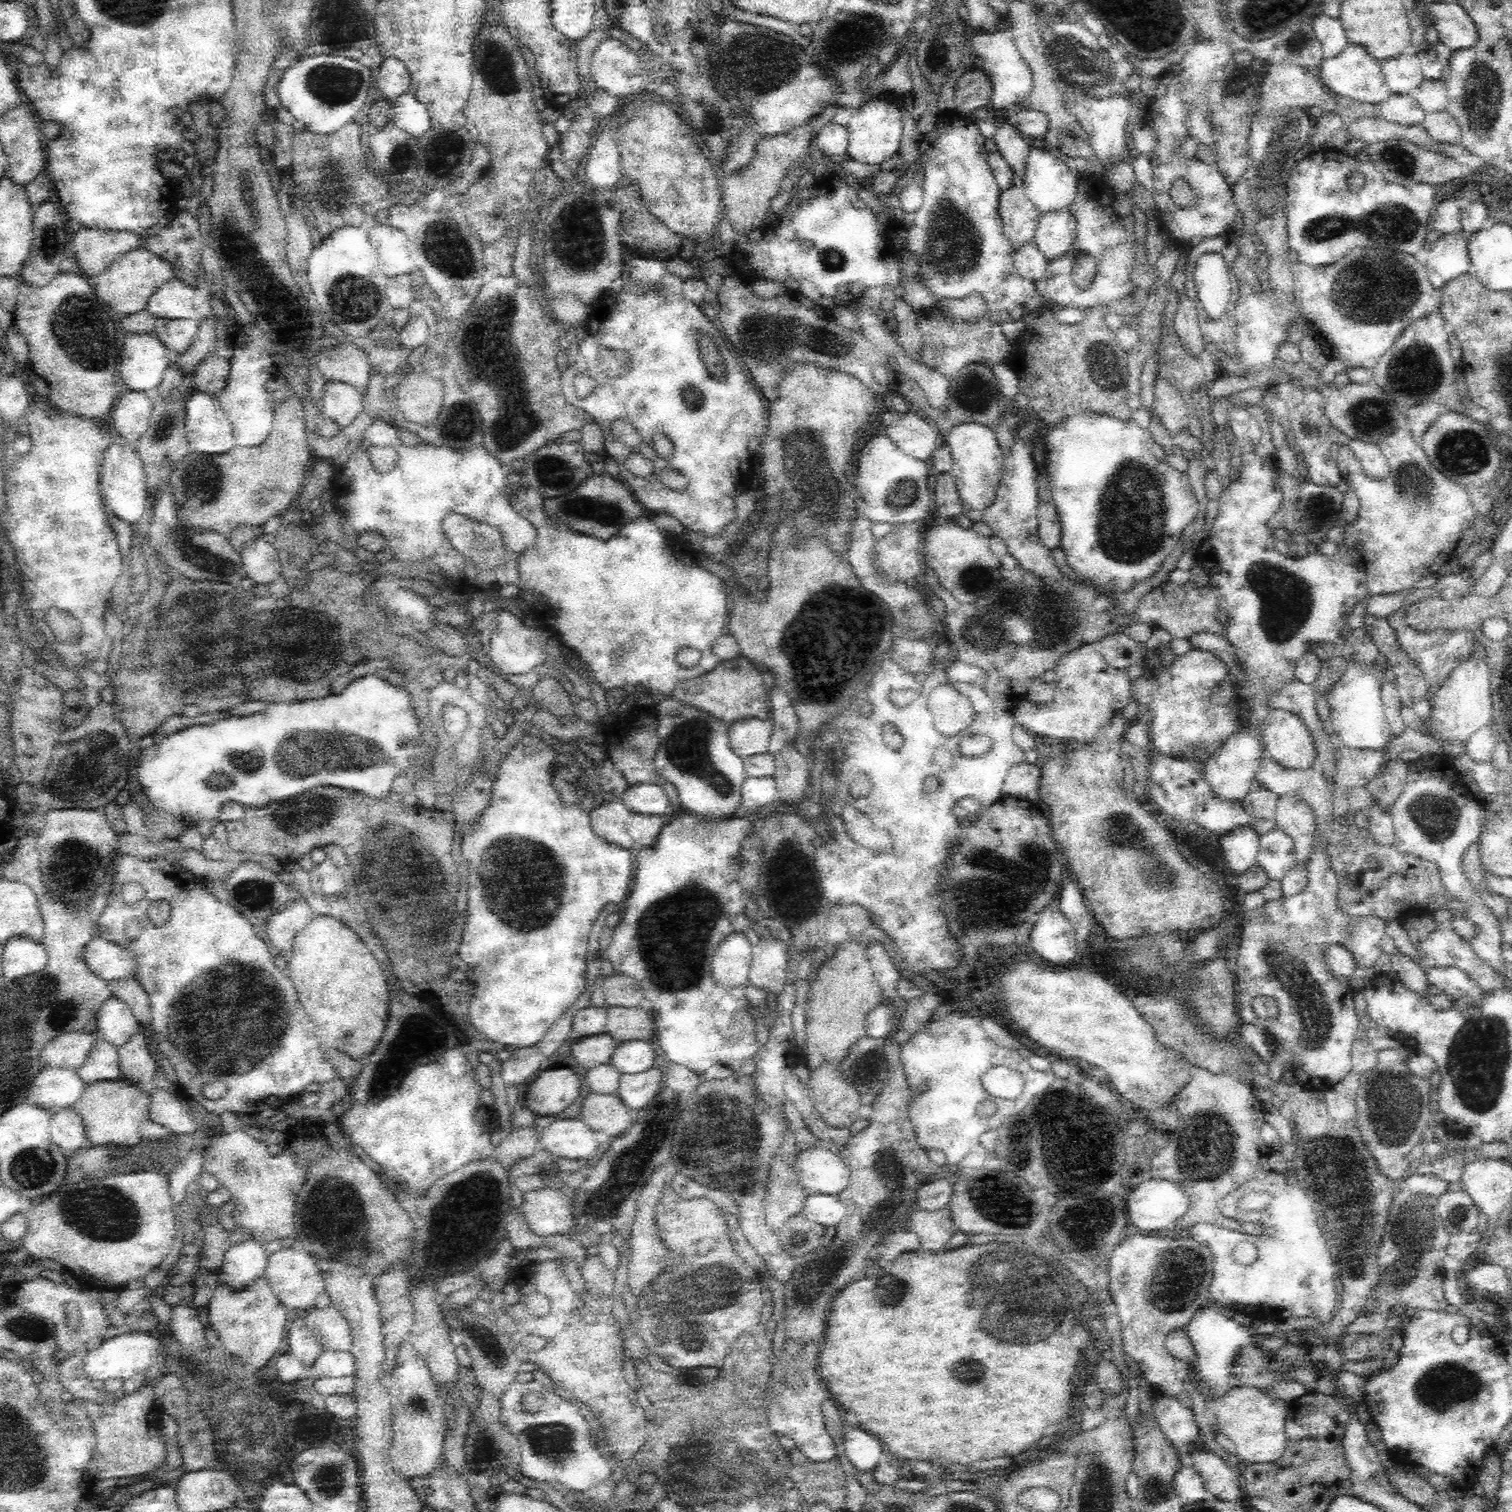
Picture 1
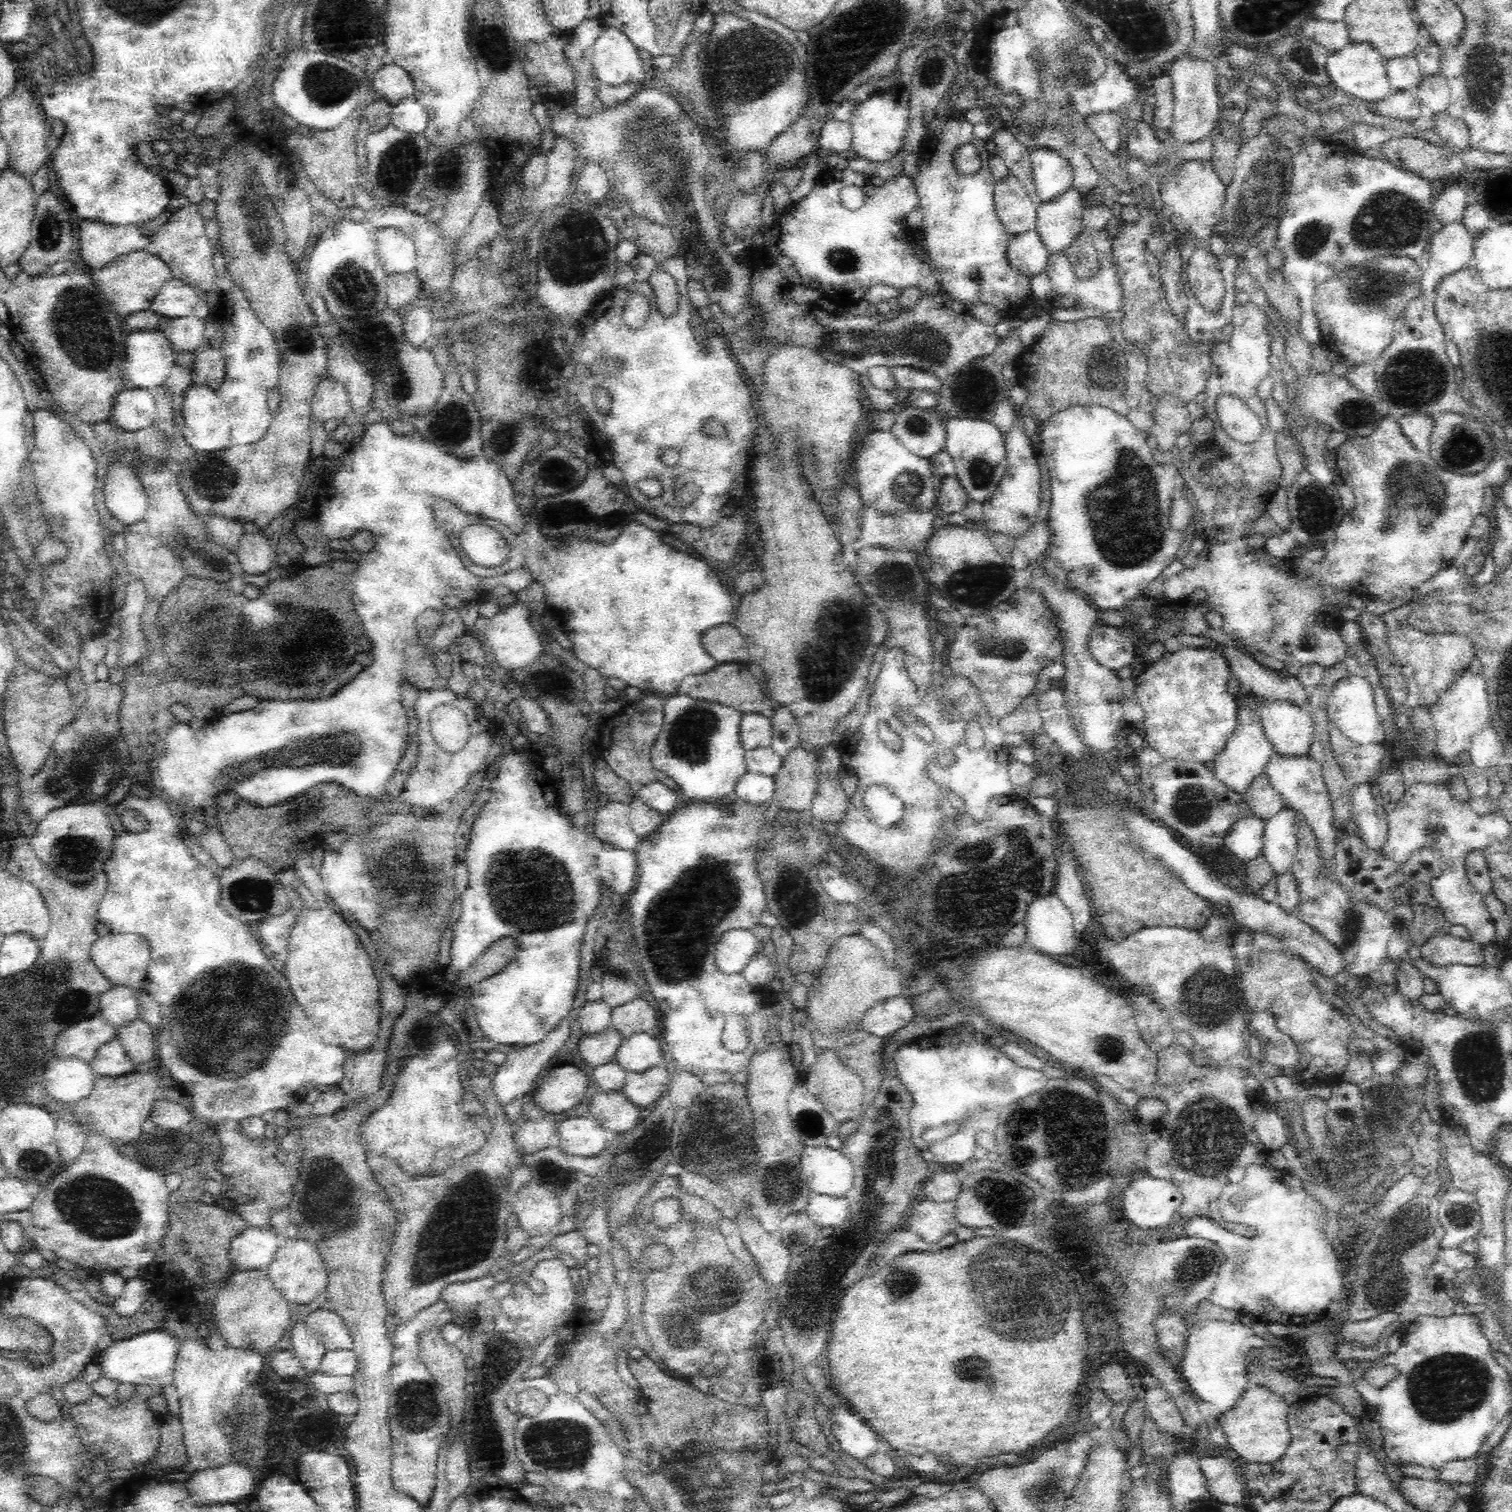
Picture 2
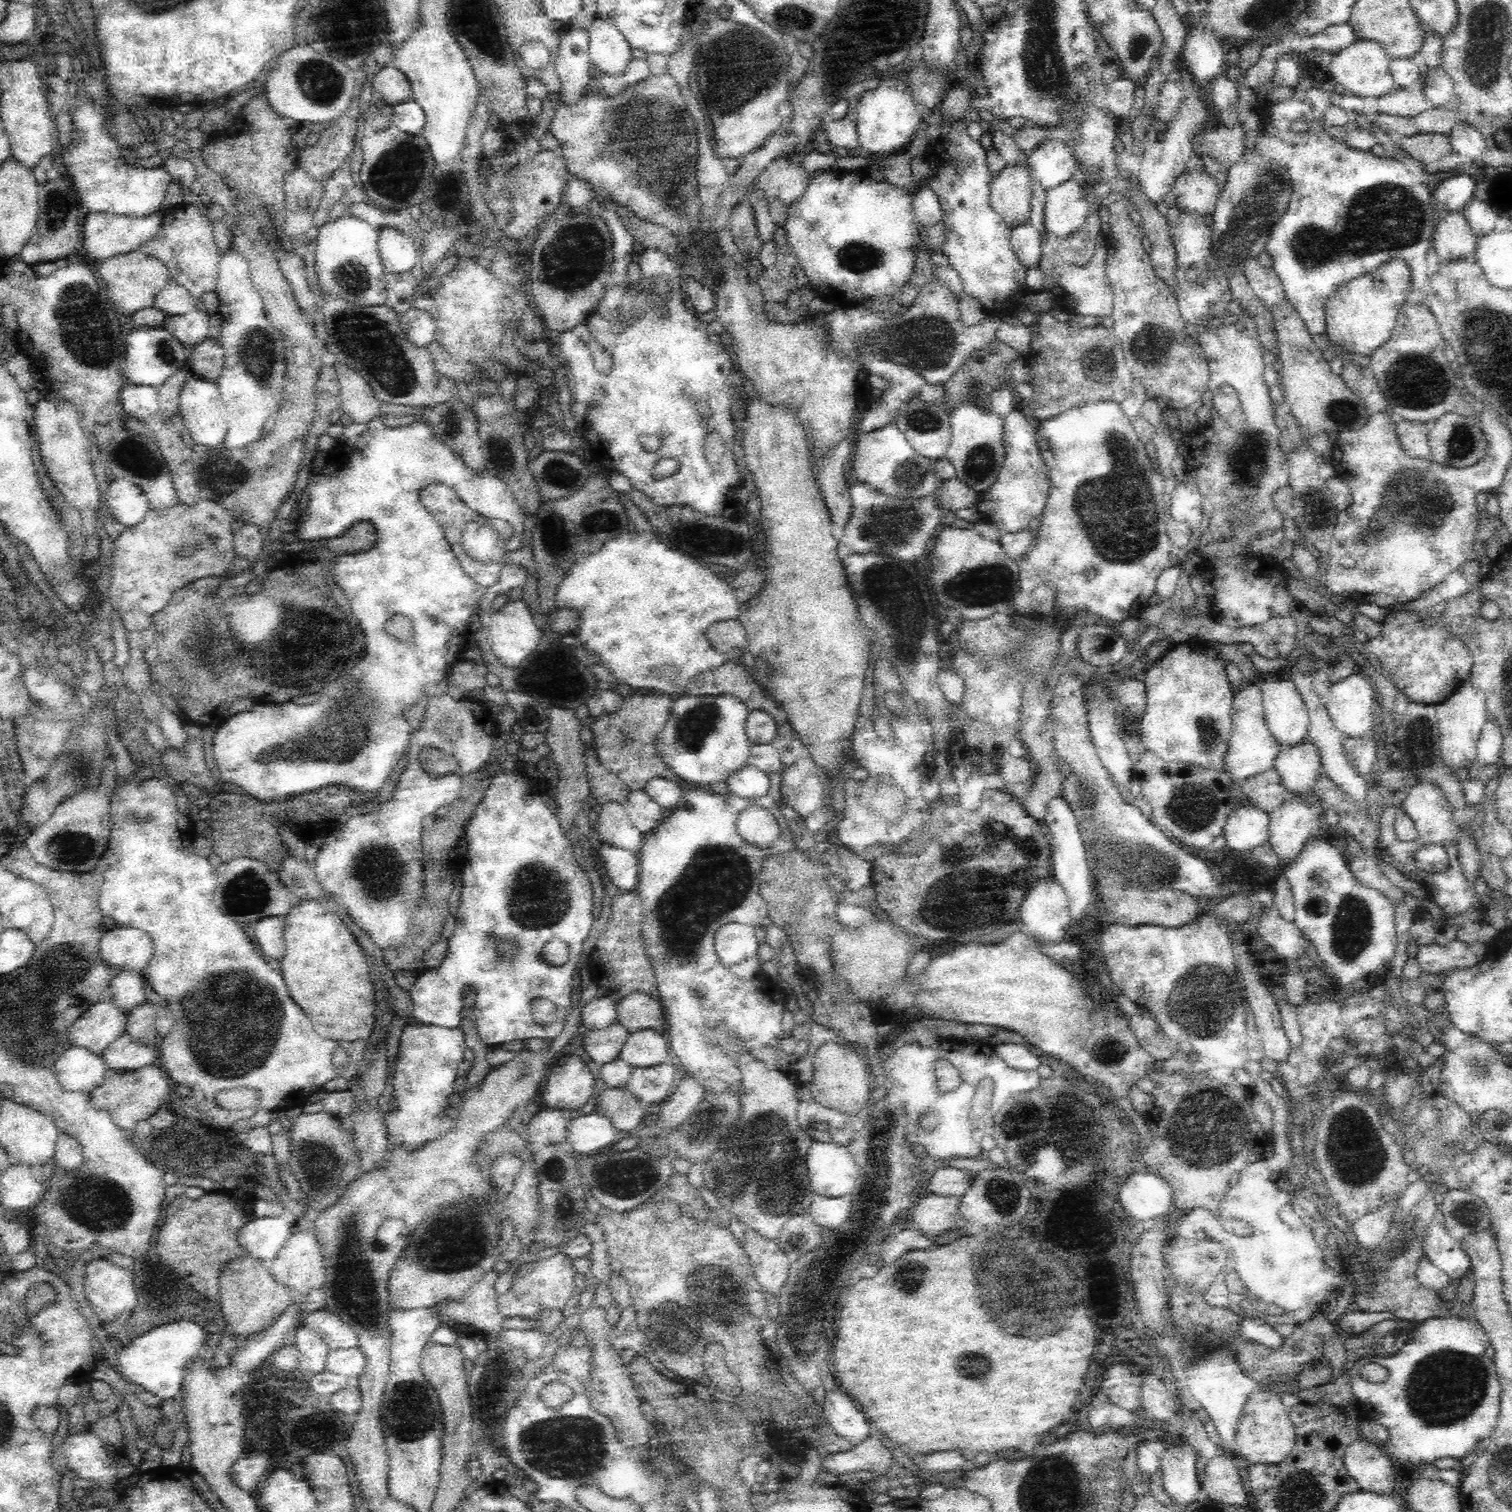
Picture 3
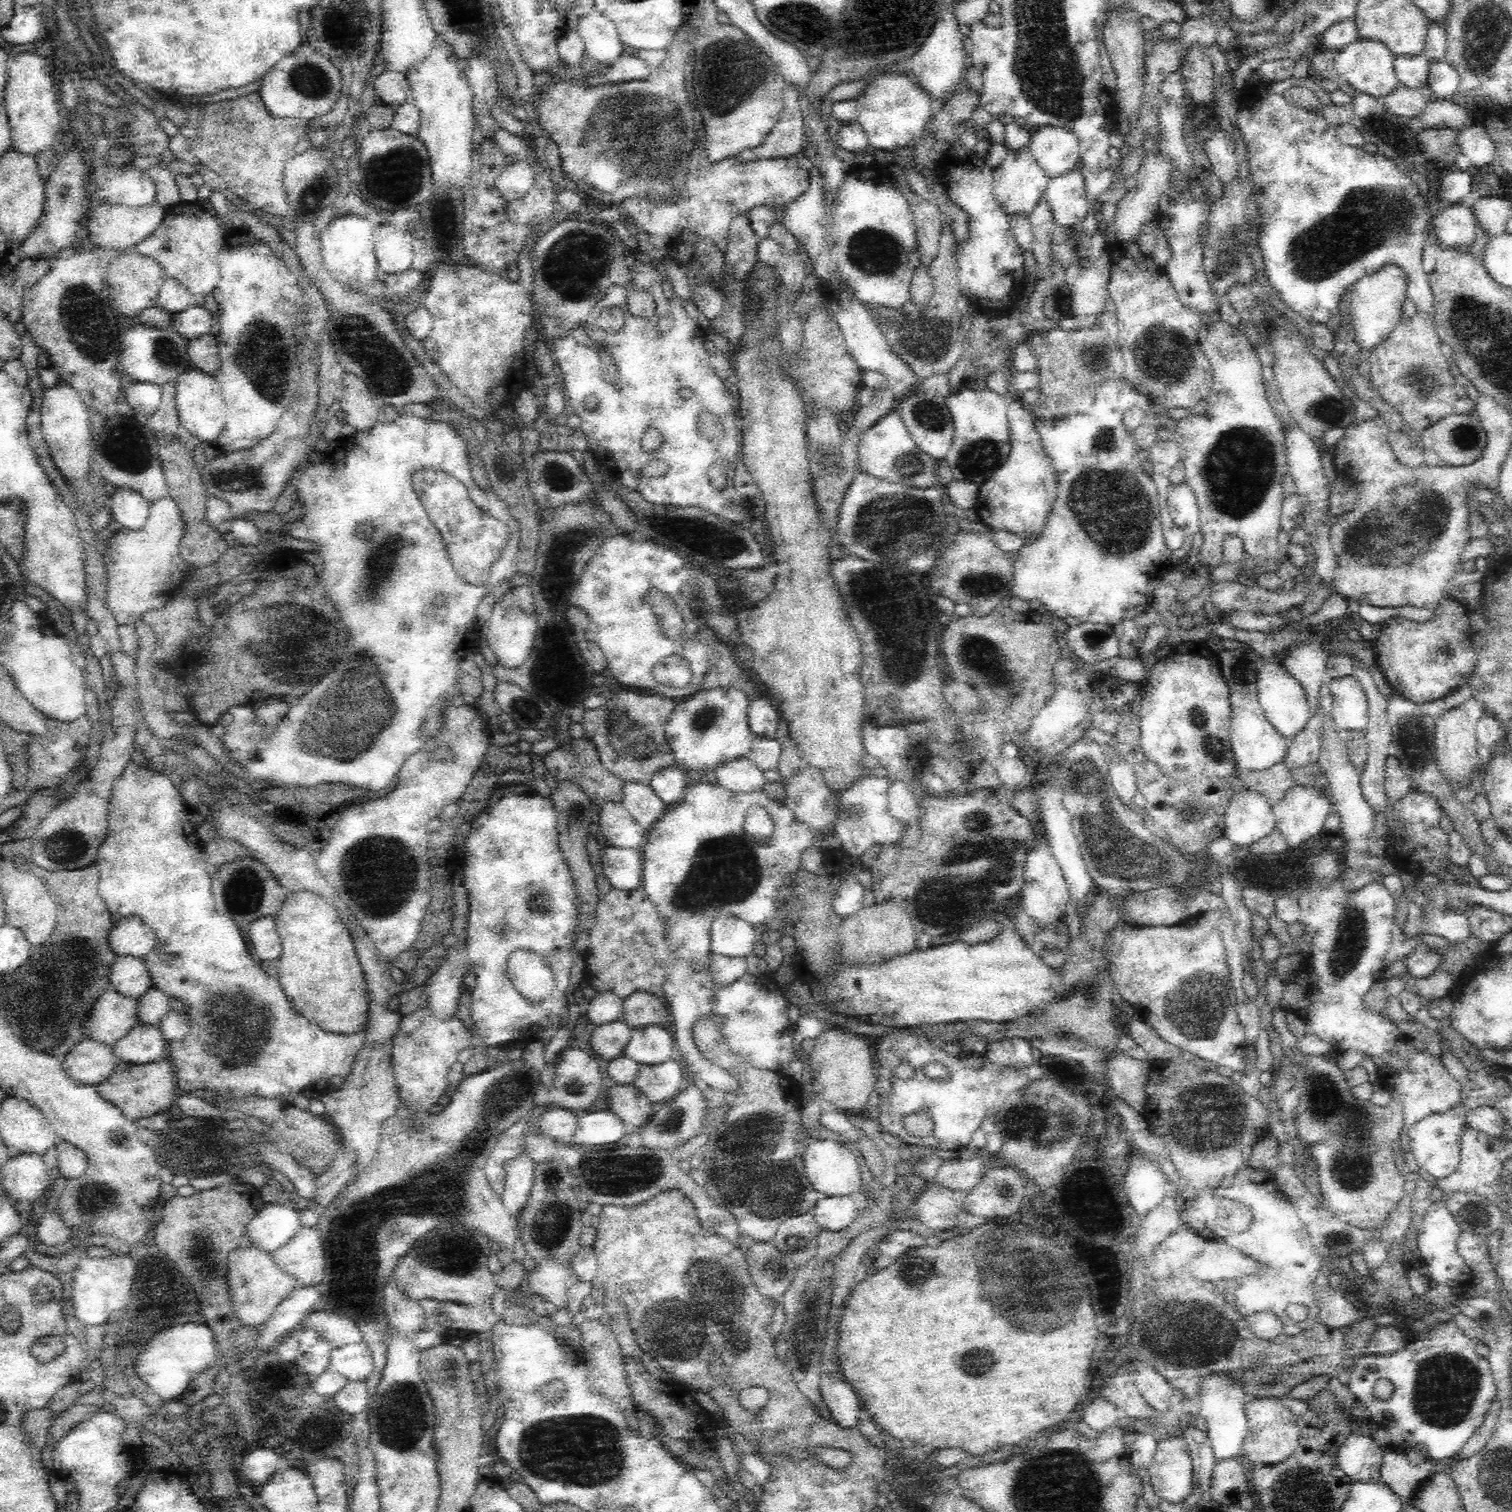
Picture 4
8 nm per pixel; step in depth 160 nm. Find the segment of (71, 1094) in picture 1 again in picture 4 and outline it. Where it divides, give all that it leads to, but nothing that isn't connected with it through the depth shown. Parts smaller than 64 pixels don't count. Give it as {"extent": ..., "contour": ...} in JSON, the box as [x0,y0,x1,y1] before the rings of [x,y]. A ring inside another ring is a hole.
{"extent":[62,1036,118,1085],"contour":[[[87,1036],[65,1054],[62,1069],[76,1083],[92,1085],[104,1082],[118,1062],[111,1047]]]}

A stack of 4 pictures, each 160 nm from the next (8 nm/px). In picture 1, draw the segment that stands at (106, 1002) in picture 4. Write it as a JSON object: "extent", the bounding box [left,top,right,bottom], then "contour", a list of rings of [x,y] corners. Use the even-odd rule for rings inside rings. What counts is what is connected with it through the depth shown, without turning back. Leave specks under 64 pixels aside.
{"extent":[40,1029,100,1071],"contour":[[[98,1029],[91,1031],[72,1031],[56,1035],[44,1045],[40,1053],[43,1066],[53,1066],[61,1069],[77,1071],[94,1042],[100,1038]]]}

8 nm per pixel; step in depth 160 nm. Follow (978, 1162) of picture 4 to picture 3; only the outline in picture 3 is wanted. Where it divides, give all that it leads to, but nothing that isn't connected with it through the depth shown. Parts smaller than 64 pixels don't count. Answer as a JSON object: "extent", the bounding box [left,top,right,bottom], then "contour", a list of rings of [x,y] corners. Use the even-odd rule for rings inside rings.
{"extent":[928,1167,972,1197],"contour":[[[944,1167],[933,1168],[933,1175],[928,1184],[931,1194],[944,1197],[962,1197],[970,1189],[972,1178],[967,1169]]]}

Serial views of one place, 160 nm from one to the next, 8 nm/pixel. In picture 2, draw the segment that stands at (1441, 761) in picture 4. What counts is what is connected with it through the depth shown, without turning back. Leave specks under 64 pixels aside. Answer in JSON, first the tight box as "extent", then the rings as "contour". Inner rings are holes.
{"extent":[1428,670,1491,764],"contour":[[[1470,670],[1462,672],[1447,690],[1440,693],[1436,703],[1428,710],[1432,714],[1436,729],[1436,752],[1450,764],[1463,750],[1469,750],[1478,730],[1489,726],[1491,708],[1489,706],[1486,679],[1482,672],[1472,674]]]}

